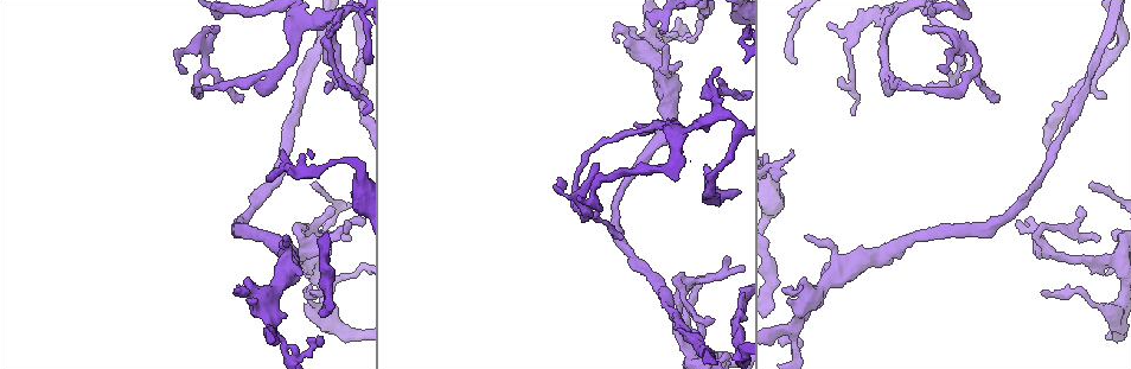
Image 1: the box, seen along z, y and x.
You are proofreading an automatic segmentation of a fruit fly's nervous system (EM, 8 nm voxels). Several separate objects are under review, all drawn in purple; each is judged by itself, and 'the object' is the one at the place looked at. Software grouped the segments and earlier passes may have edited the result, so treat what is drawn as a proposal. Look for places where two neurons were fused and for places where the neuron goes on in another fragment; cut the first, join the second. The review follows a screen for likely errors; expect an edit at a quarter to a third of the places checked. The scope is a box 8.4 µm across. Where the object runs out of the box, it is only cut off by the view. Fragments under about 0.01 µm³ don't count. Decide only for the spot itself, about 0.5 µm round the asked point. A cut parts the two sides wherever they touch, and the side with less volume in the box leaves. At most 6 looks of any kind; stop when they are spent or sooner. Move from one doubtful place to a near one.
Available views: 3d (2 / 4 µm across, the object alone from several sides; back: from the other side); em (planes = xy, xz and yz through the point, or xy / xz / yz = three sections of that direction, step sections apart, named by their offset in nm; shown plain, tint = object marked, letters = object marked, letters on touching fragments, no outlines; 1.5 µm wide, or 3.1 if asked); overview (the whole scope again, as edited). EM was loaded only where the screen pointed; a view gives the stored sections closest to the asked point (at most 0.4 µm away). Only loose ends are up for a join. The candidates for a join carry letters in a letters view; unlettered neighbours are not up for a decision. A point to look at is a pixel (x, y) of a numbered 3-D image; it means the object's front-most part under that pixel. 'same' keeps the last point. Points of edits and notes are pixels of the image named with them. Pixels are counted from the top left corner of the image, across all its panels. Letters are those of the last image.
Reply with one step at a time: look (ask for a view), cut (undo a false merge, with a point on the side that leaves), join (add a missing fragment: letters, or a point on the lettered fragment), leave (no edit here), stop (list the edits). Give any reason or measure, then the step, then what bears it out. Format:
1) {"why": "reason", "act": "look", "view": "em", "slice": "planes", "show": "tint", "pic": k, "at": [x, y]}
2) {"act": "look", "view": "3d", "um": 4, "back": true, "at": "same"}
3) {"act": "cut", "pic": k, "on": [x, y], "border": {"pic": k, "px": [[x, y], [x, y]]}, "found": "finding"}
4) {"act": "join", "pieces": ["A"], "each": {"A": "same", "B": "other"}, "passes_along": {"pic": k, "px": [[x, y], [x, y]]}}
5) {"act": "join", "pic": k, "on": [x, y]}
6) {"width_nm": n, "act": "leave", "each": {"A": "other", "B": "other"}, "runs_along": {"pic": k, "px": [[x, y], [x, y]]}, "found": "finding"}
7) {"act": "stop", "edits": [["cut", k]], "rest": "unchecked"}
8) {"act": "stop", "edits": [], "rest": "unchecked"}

{"why": "tapers out", "act": "look", "view": "em", "slice": "planes", "show": "letters", "pic": 1, "at": [216, 28]}

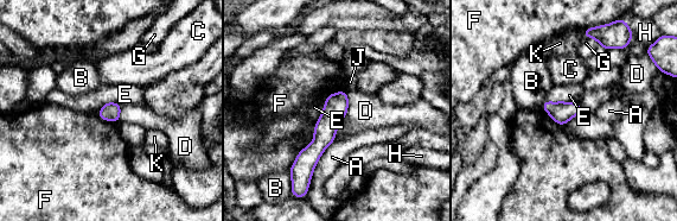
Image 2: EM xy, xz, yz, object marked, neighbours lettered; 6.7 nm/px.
{"width_nm": 130, "act": "leave", "each": {"A": "other", "B": "other", "C": "other", "D": "other", "E": "other", "F": "other", "G": "other", "H": "other", "J": "other", "K": "other"}, "runs_along": {"pic": 2, "px": [[344, 94], [300, 171]]}, "found": "none of them fits"}

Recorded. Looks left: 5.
{"why": "branch stops here", "act": "look", "view": "3d", "um": 2, "pic": 1, "at": [807, 237]}

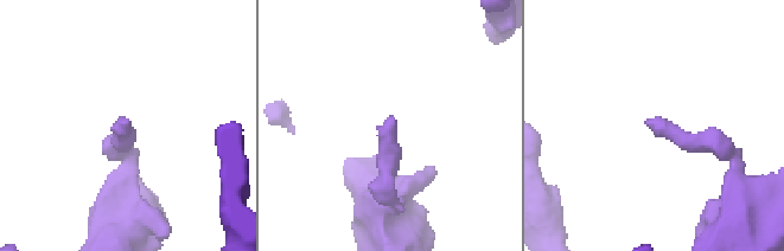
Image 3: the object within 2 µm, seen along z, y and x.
{"act": "look", "view": "em", "slice": "xz", "step": 4, "show": "tint", "pic": 3, "at": [648, 120]}

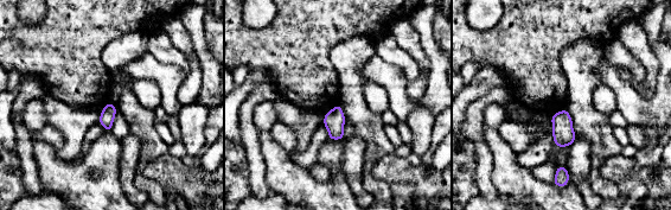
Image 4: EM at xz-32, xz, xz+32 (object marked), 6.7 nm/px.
{"act": "look", "view": "em", "slice": "planes", "show": "letters", "at": "same"}

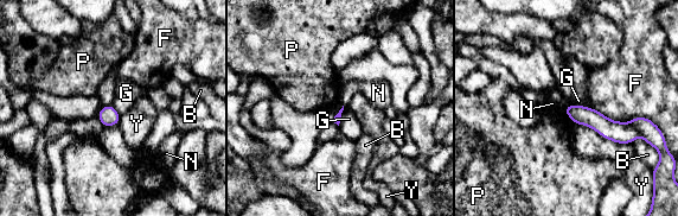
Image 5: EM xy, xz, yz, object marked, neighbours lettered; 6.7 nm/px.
{"longest_contact_nm": ["F", 240], "act": "leave", "each": {"B": "other", "F": "other", "G": "other", "N": "other", "P": "other", "Y": "other"}, "found": "none of them fits"}

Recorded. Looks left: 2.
{"why": "tapers out", "act": "look", "view": "em", "slice": "planes", "show": "letters", "pic": 1, "at": [282, 149]}

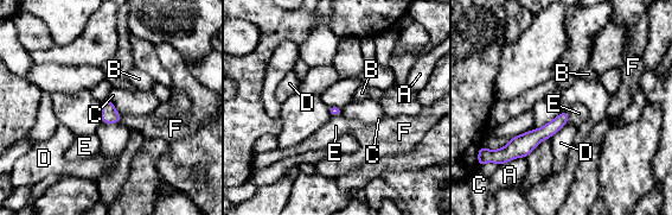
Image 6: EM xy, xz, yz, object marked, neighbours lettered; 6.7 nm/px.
{"act": "leave", "each": {"A": "other", "B": "other", "C": "other", "D": "other", "E": "other", "F": "other"}, "runs_along": {"pic": 6, "px": [[565, 114], [523, 145], [512, 145]]}, "found": "none of them fits"}

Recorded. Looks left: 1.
{"act": "stop", "edits": [], "rest": "unchecked"}

